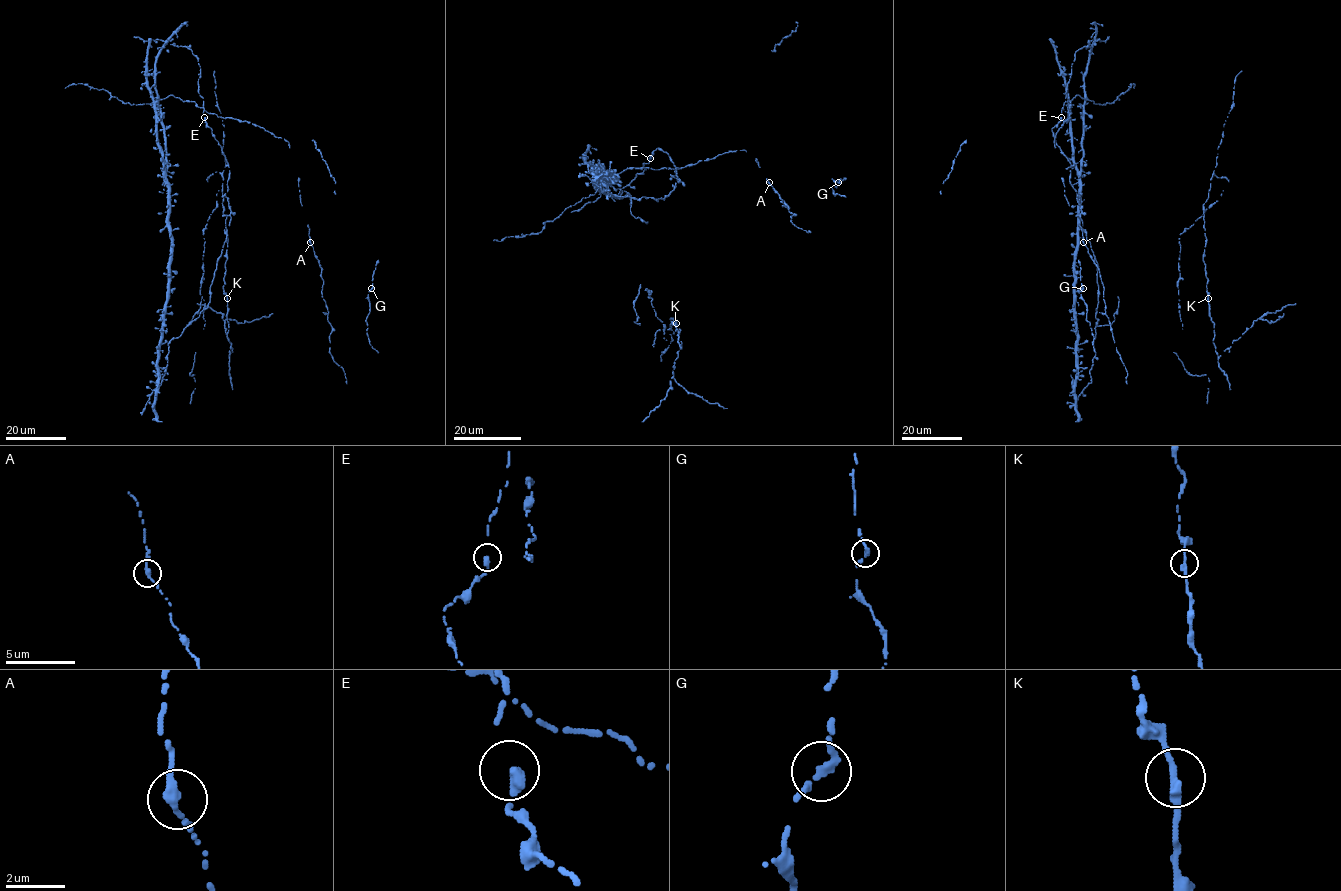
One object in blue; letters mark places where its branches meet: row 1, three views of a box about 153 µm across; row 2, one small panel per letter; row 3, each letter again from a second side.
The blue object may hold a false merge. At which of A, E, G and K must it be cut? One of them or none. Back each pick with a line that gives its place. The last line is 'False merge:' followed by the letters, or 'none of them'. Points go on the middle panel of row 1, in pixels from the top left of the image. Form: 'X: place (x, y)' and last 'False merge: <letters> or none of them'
False merge: none of them

